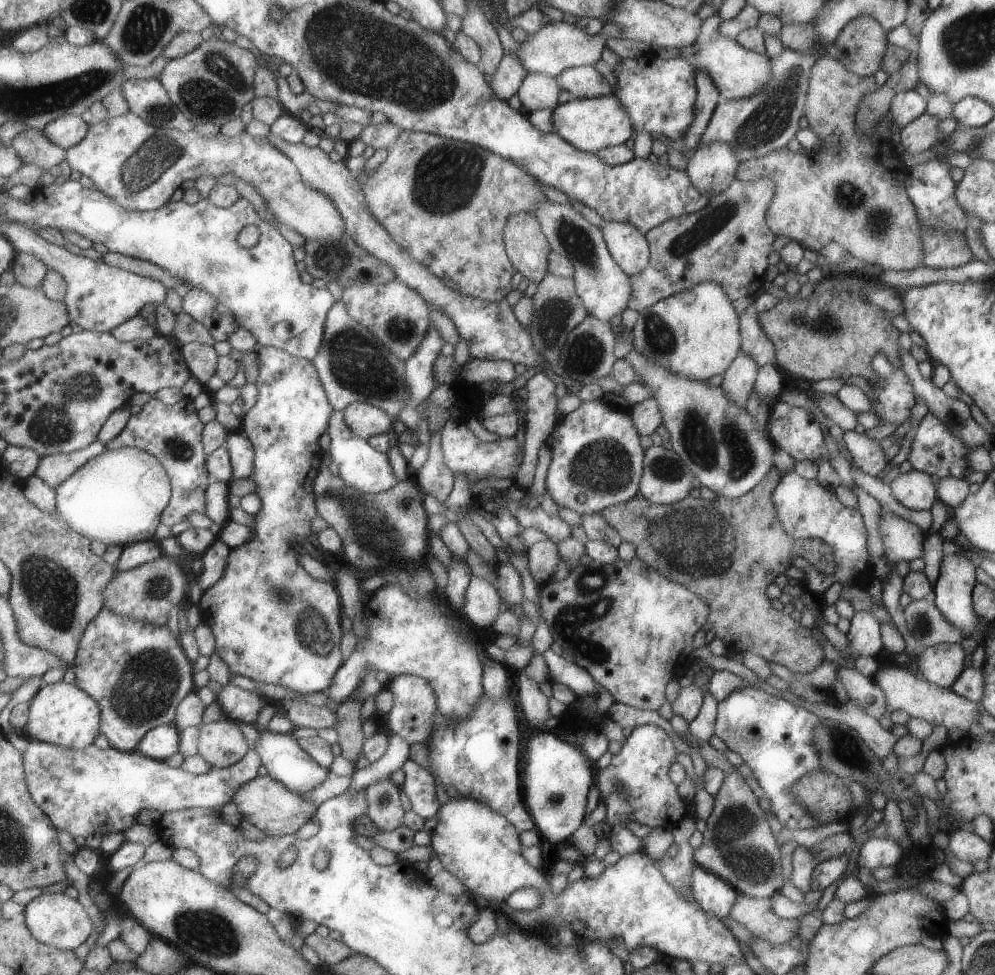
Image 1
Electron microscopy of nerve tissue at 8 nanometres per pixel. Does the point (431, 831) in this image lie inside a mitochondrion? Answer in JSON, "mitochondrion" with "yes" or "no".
{"mitochondrion":"no"}

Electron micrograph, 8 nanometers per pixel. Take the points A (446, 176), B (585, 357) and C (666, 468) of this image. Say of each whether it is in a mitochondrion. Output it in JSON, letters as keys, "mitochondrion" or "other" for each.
{"A":"mitochondrion","B":"mitochondrion","C":"mitochondrion"}

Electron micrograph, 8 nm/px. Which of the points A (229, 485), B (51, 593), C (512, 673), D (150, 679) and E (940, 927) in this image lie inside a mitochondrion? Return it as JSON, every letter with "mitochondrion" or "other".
{"A":"other","B":"mitochondrion","C":"other","D":"mitochondrion","E":"other"}

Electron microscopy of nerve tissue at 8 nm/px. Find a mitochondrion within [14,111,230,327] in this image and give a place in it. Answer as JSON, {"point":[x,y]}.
{"point":[155,160]}

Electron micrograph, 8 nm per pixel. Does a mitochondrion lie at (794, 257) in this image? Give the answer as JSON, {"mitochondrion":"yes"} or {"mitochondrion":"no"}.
{"mitochondrion":"no"}

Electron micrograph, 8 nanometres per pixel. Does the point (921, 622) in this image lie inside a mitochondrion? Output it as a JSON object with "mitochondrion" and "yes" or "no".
{"mitochondrion":"yes"}

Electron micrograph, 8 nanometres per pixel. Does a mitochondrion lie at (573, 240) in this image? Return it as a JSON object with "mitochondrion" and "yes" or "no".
{"mitochondrion":"yes"}

